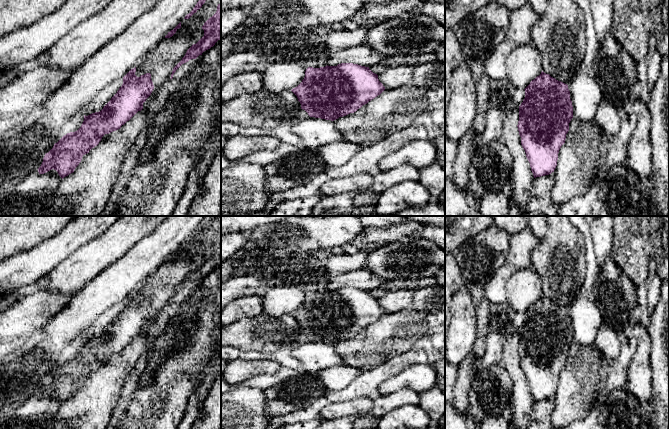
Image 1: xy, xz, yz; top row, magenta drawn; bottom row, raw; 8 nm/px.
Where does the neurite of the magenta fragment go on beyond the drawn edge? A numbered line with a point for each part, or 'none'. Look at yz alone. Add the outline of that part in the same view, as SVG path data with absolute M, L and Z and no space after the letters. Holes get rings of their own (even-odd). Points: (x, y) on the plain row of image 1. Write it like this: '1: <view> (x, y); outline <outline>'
none

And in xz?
none

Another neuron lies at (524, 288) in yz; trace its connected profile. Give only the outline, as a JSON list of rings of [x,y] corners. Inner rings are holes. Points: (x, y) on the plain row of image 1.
[[[533,267],[515,270],[506,284],[508,304],[525,313],[542,296],[541,279]]]

